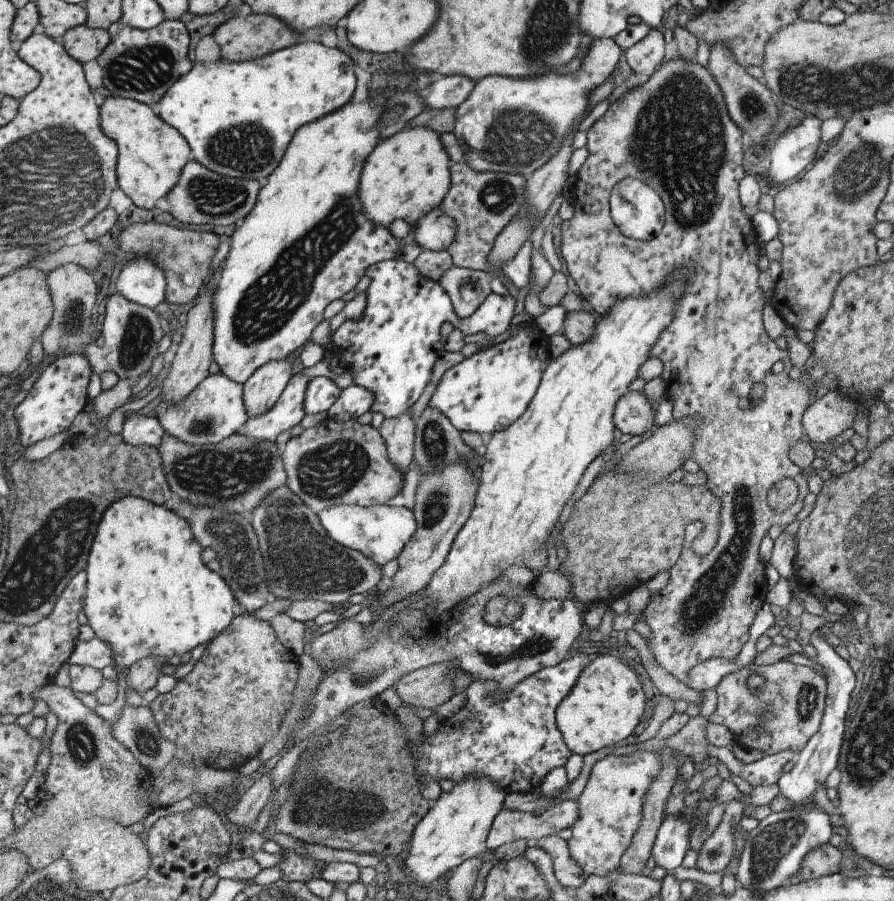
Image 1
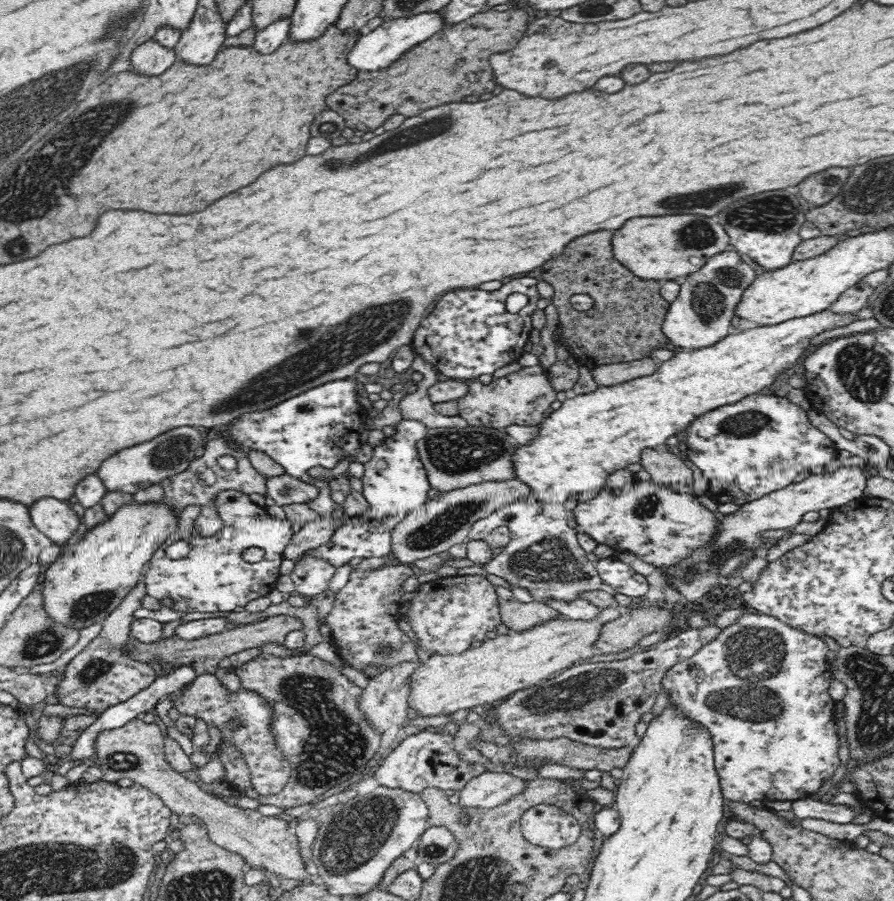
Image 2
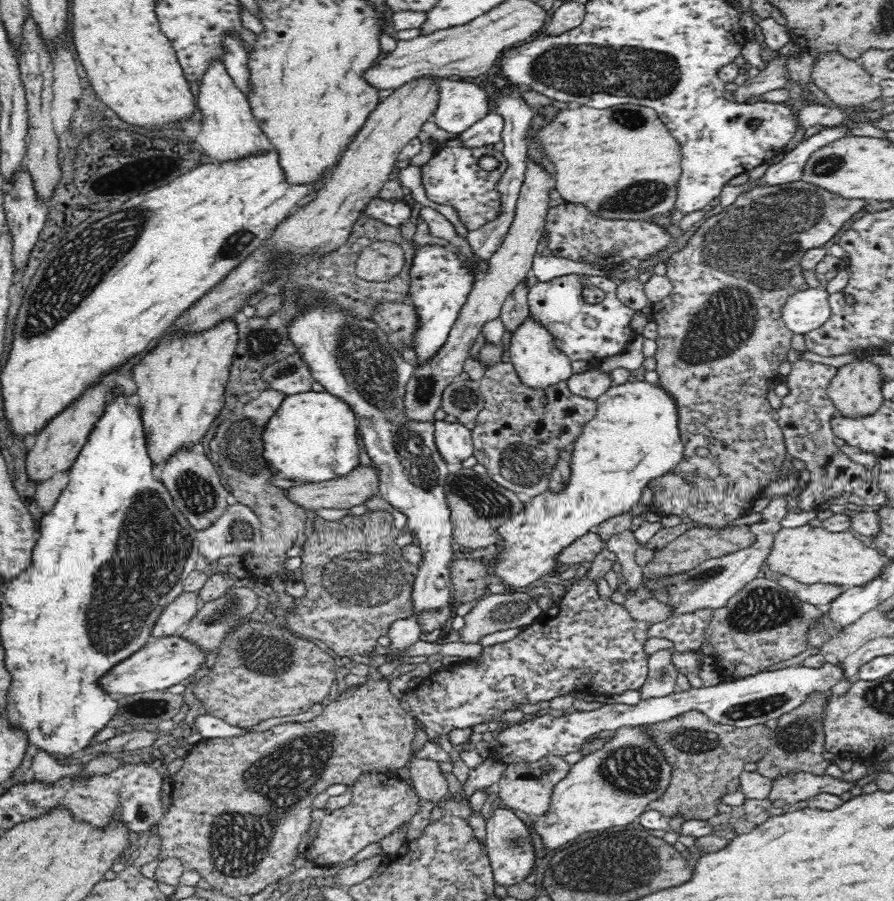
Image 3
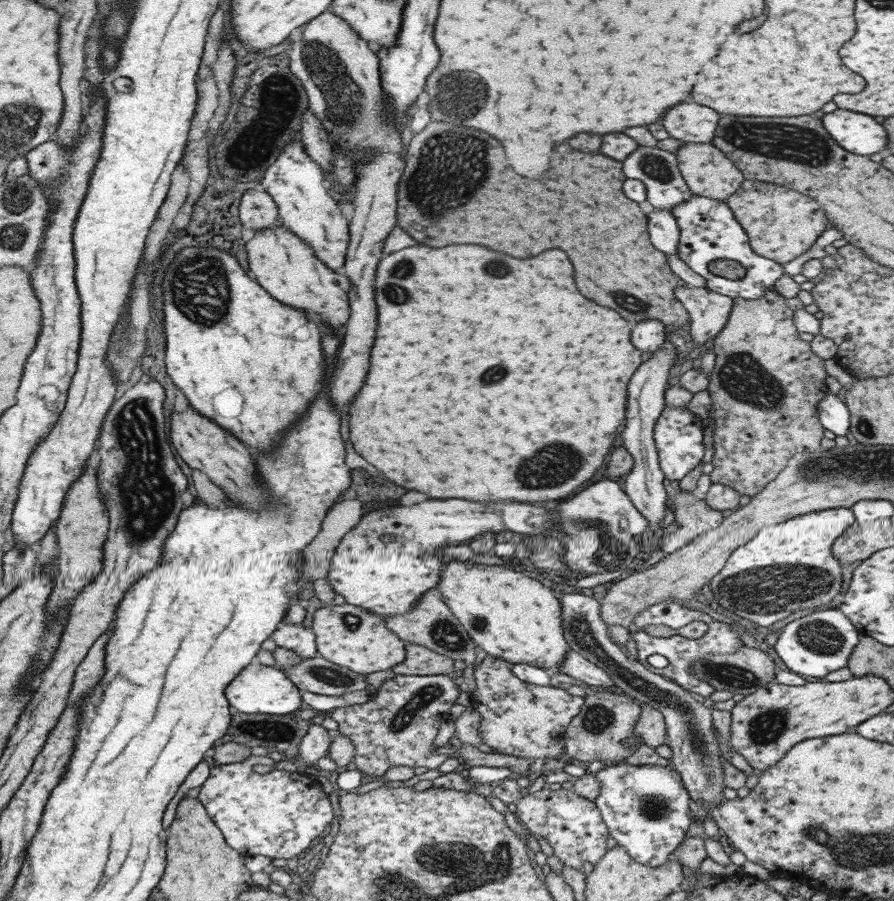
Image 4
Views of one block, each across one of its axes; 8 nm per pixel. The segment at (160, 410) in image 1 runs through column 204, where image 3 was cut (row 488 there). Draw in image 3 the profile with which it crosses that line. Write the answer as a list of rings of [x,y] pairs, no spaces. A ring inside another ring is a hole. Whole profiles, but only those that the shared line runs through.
[[[274,254],[270,260],[270,273],[272,280],[264,286],[266,296],[269,294],[279,294],[285,302],[286,297],[290,297],[296,305],[296,316],[289,321],[289,330],[287,331],[289,340],[295,345],[302,361],[309,367],[311,376],[315,382],[320,383],[325,392],[332,394],[336,398],[340,398],[346,402],[356,417],[356,430],[360,434],[364,449],[370,459],[373,467],[377,470],[379,484],[378,492],[381,498],[391,504],[394,509],[406,515],[407,532],[414,537],[414,543],[422,549],[422,560],[420,564],[416,564],[416,572],[410,597],[412,597],[413,612],[407,617],[392,622],[389,626],[388,636],[389,643],[385,646],[387,652],[385,663],[398,662],[398,666],[404,666],[406,651],[416,644],[423,633],[419,620],[422,620],[426,614],[438,612],[449,604],[450,582],[449,565],[452,562],[452,542],[453,542],[453,524],[450,520],[450,509],[447,505],[445,484],[450,474],[451,468],[442,459],[442,455],[438,453],[438,449],[434,444],[435,422],[434,420],[410,420],[406,415],[406,407],[404,407],[404,397],[406,394],[405,386],[412,378],[415,367],[409,364],[402,357],[401,352],[396,351],[392,347],[392,343],[388,341],[388,335],[382,331],[377,322],[371,318],[358,318],[357,314],[353,314],[346,308],[342,308],[333,301],[328,301],[324,297],[325,293],[321,290],[307,290],[307,288],[298,288],[294,294],[287,294],[283,290],[283,284],[296,268],[296,260],[294,255]]]

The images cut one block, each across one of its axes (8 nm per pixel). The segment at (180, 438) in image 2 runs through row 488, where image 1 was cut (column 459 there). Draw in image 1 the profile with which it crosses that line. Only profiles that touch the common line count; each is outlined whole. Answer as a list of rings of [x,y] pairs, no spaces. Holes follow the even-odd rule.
[[[593,39],[579,68],[567,75],[543,74],[539,78],[485,76],[473,92],[455,107],[452,133],[463,149],[464,162],[477,172],[530,175],[556,153],[574,123],[586,114],[589,94],[617,68],[620,48],[613,39]]]

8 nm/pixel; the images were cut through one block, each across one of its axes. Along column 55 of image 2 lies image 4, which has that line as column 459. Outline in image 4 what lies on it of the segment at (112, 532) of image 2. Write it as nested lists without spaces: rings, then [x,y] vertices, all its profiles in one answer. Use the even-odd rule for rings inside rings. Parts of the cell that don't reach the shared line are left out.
[[[461,559],[445,561],[436,587],[475,646],[490,657],[510,664],[531,664],[546,672],[556,672],[563,662],[569,647],[563,637],[557,591],[523,573]]]

